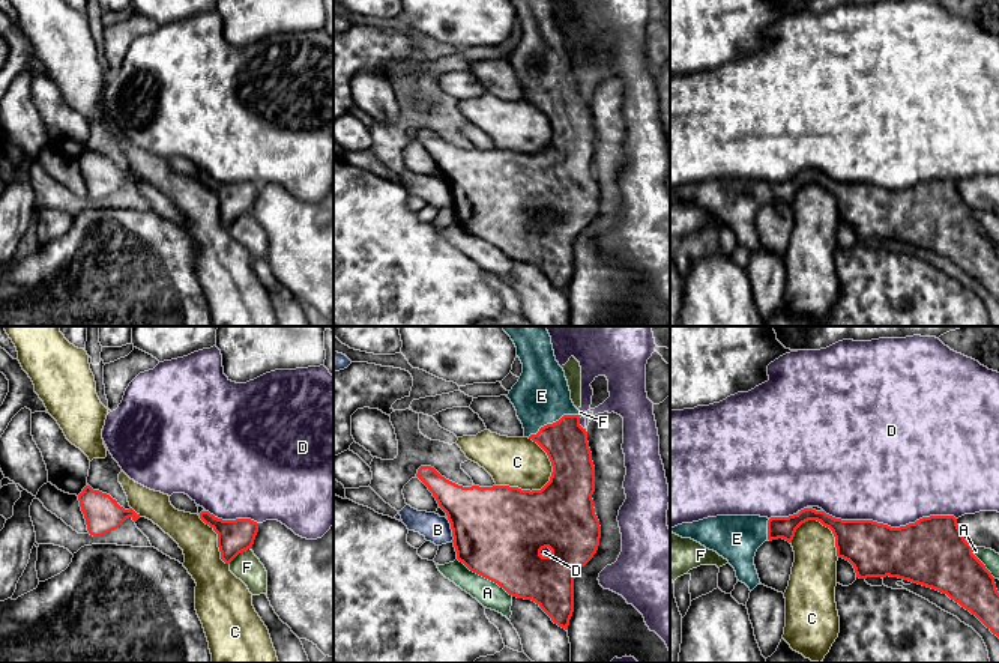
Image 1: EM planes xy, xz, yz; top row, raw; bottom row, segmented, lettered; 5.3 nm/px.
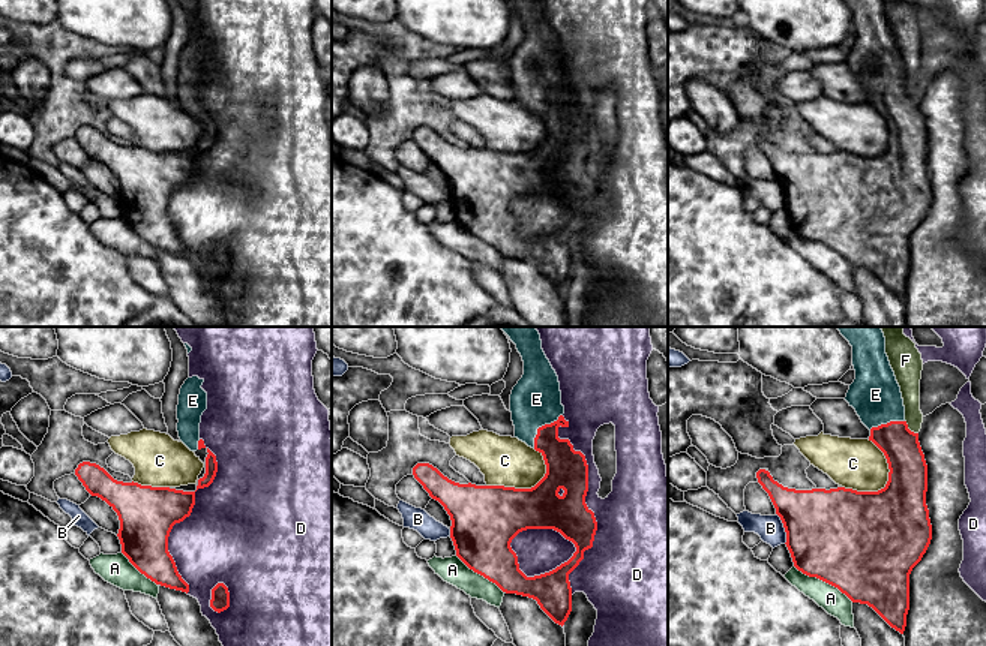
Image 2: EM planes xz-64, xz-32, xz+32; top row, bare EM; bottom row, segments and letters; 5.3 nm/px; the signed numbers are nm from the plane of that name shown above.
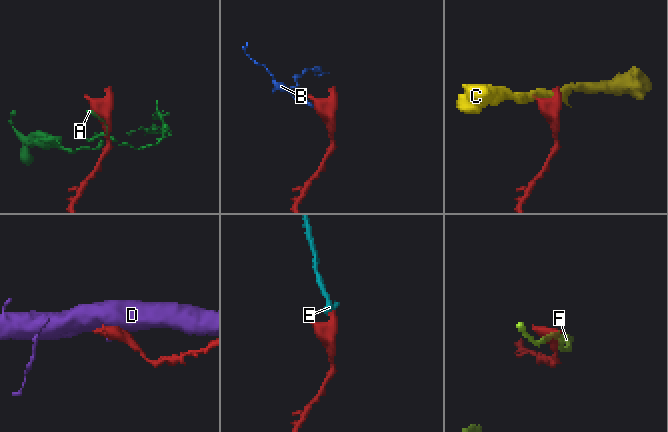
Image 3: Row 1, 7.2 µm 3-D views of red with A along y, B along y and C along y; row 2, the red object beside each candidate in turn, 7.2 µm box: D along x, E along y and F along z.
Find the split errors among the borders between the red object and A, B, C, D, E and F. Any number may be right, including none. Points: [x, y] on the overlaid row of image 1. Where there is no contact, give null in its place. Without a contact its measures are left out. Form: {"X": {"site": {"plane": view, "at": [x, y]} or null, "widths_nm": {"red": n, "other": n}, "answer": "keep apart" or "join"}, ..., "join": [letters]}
{"A": {"site": {"plane": "xz", "at": [485, 578]}, "widths_nm": {"red": 480, "other": 140}, "answer": "keep apart"}, "B": {"site": {"plane": "xz", "at": [451, 528]}, "widths_nm": {"red": 480, "other": 140}, "answer": "keep apart"}, "C": {"site": {"plane": "xz", "at": [535, 490]}, "widths_nm": {"red": 440, "other": 280}, "answer": "keep apart"}, "D": {"site": {"plane": "yz", "at": [890, 526]}, "widths_nm": {"red": 360, "other": 480}, "answer": "keep apart"}, "E": {"site": {"plane": "xz", "at": [553, 423]}, "widths_nm": {"red": 240, "other": 300}, "answer": "join"}, "F": {"site": {"plane": "xy", "at": [239, 552]}, "widths_nm": {"red": 180, "other": 150}, "answer": "keep apart"}, "join": ["E"]}

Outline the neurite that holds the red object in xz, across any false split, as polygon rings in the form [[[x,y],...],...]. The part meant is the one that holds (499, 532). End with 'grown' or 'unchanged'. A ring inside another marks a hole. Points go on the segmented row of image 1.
[[[502,326],[517,347],[523,373],[508,398],[523,424],[524,436],[536,442],[548,456],[553,472],[541,490],[521,490],[509,486],[463,487],[442,477],[431,466],[421,466],[416,477],[428,487],[439,507],[446,513],[452,529],[457,559],[470,571],[497,583],[509,595],[535,601],[559,627],[568,630],[574,612],[574,579],[596,553],[601,538],[595,514],[595,466],[587,442],[587,431],[580,425],[580,410],[571,400],[563,368],[554,356],[551,337],[545,326]]]; grown

